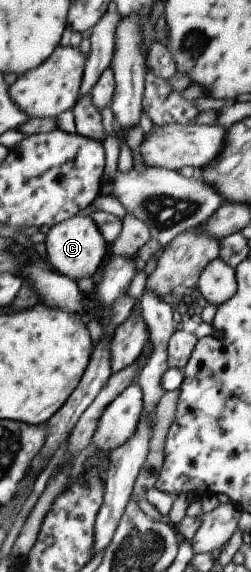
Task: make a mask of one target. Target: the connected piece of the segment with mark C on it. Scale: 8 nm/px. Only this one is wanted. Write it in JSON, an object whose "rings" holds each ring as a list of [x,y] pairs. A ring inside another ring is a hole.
{"rings":[[[88,215],[68,217],[52,225],[47,233],[39,238],[45,244],[46,258],[50,268],[74,282],[86,276],[94,278],[108,255],[108,244]]]}

